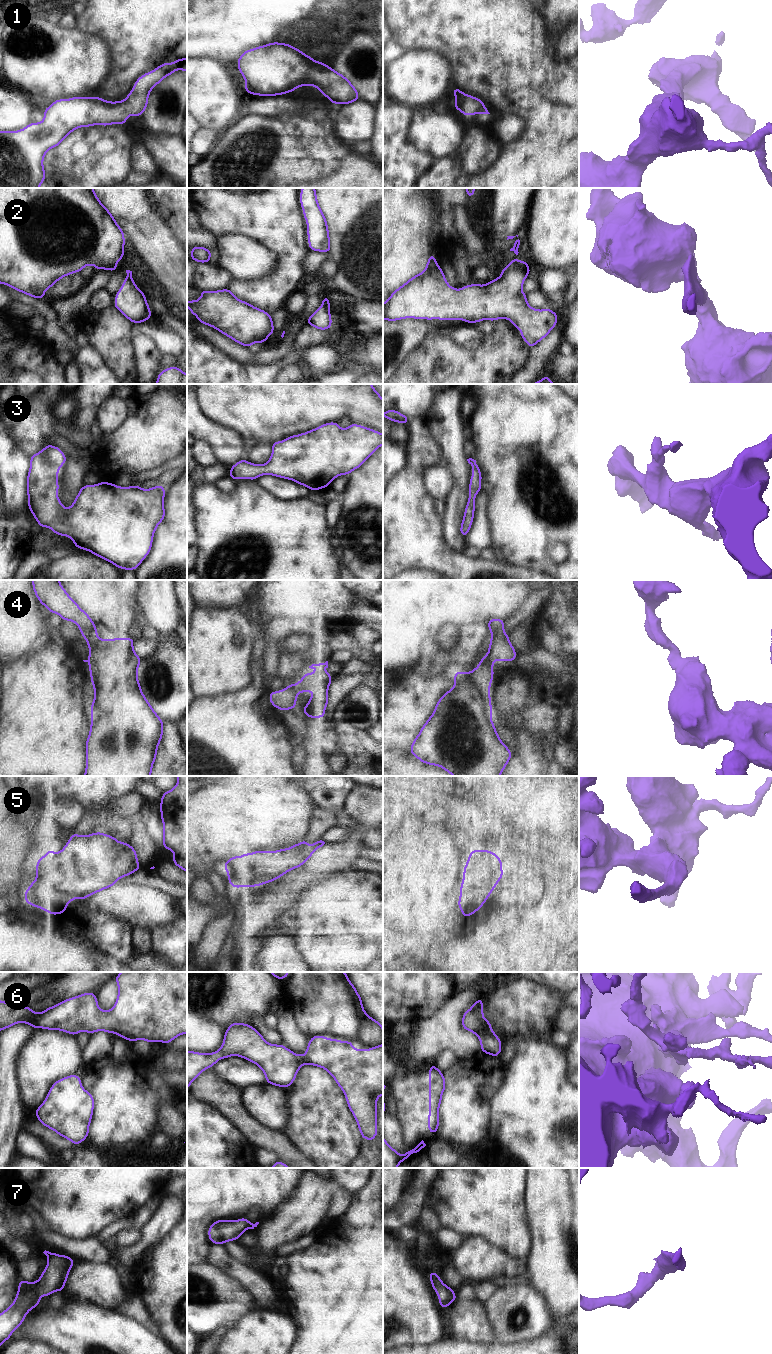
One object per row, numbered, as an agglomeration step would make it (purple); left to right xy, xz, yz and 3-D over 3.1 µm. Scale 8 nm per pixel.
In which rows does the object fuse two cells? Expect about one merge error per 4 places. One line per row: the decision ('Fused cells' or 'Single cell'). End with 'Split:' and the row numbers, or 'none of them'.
1: Single cell
2: Single cell
3: Single cell
4: Single cell
5: Single cell
6: Single cell
7: Single cell
Split: none of them

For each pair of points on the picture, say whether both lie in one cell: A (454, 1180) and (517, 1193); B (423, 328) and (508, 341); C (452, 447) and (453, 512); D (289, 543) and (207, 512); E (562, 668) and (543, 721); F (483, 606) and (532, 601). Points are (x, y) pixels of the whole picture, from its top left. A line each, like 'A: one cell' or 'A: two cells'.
A: one cell
B: two cells
C: one cell
D: one cell
E: one cell
F: two cells

